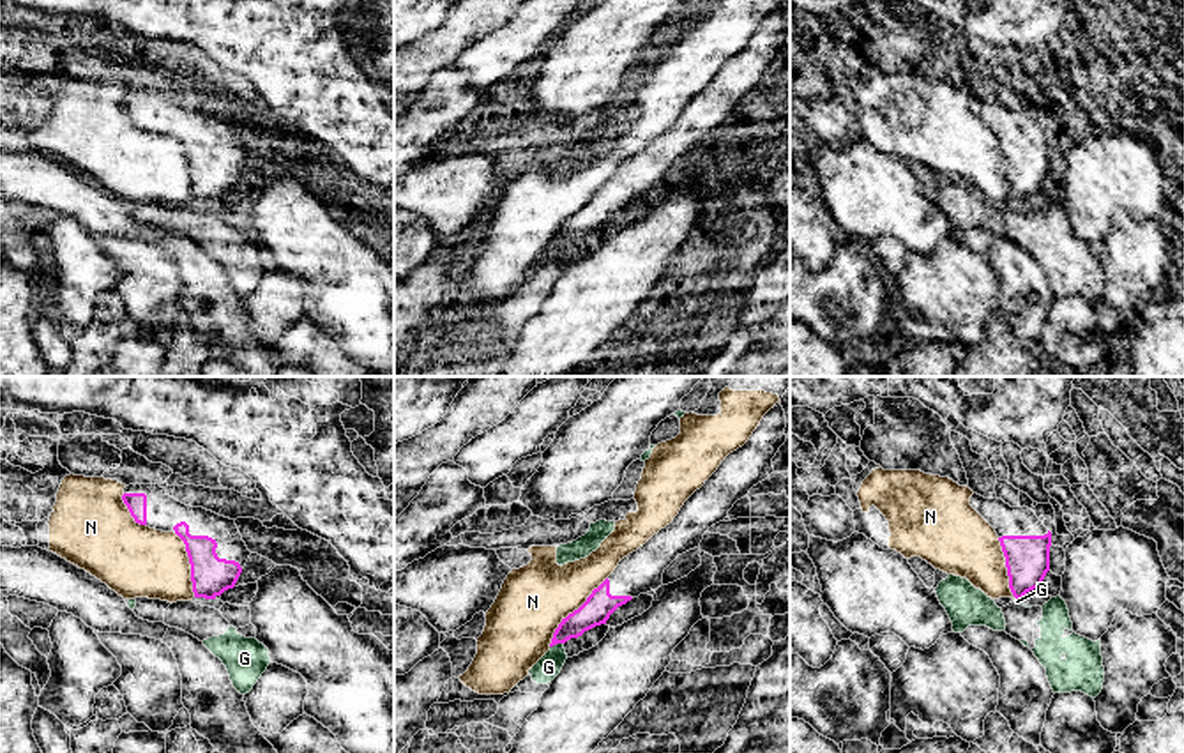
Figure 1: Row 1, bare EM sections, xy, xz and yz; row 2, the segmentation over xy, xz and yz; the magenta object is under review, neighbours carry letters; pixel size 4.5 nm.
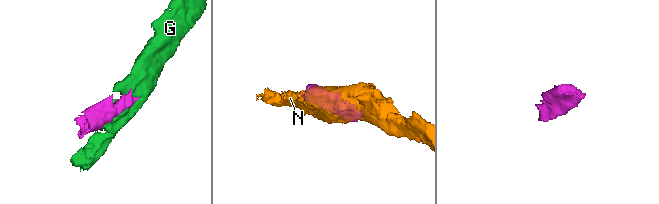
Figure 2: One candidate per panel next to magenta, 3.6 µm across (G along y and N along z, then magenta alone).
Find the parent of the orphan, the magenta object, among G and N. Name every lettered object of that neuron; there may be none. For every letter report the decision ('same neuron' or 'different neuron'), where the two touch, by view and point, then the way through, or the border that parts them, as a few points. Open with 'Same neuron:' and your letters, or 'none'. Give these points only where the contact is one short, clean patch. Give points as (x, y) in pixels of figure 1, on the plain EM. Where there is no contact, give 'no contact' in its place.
Same neuron: none
G: different neuron; contact xz (555, 248); border xz (562, 246), (550, 251)
N: different neuron; contact xz (575, 214)

